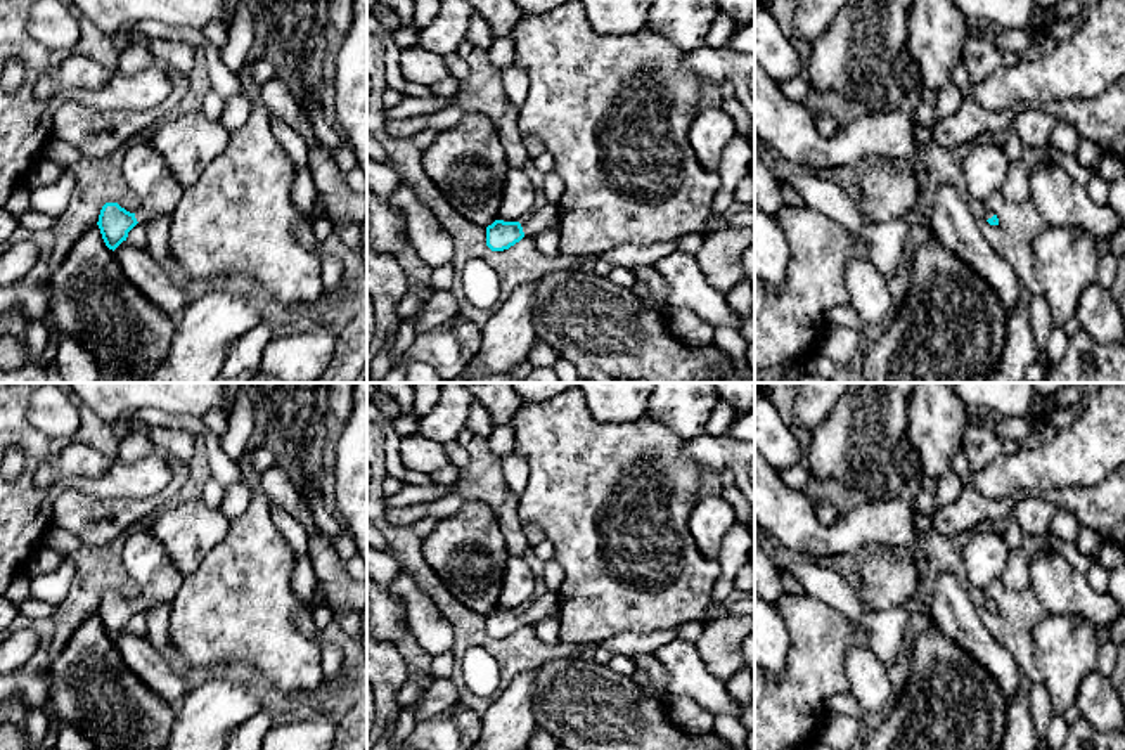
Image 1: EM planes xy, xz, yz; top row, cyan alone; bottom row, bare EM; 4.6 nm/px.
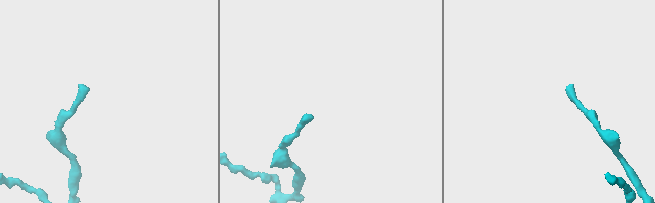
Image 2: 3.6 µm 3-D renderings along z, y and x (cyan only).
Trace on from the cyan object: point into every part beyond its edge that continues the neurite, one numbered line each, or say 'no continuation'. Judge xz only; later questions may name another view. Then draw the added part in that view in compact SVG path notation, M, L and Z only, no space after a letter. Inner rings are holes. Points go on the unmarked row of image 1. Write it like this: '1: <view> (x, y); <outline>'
1: xz (546, 605); M545 591L543 594L531 599L528 610L521 611L526 625L535 625L547 617L559 617L559 592Z

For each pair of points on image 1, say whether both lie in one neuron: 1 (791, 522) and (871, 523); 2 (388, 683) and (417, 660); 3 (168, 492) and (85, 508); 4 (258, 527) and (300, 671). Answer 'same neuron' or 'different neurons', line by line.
1: same neuron
2: different neurons
3: same neuron
4: same neuron

